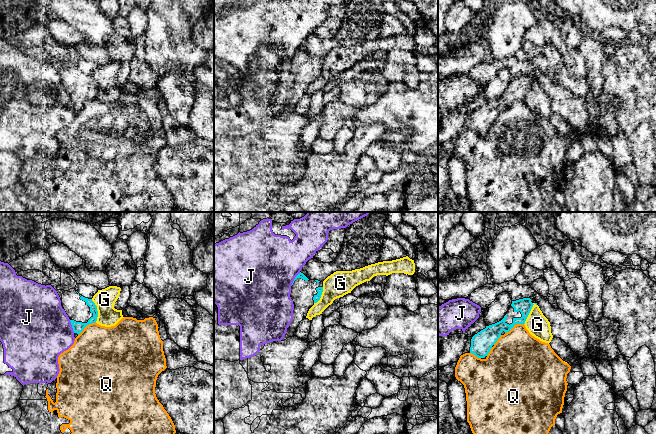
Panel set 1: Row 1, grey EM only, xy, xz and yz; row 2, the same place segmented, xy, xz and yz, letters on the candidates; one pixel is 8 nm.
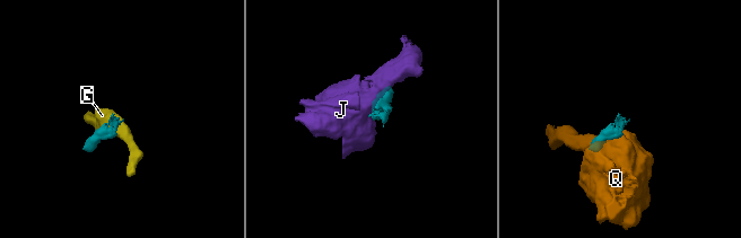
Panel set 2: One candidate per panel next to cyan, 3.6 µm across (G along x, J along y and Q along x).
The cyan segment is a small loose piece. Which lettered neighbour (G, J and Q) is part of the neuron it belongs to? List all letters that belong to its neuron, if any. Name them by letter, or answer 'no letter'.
no letter

